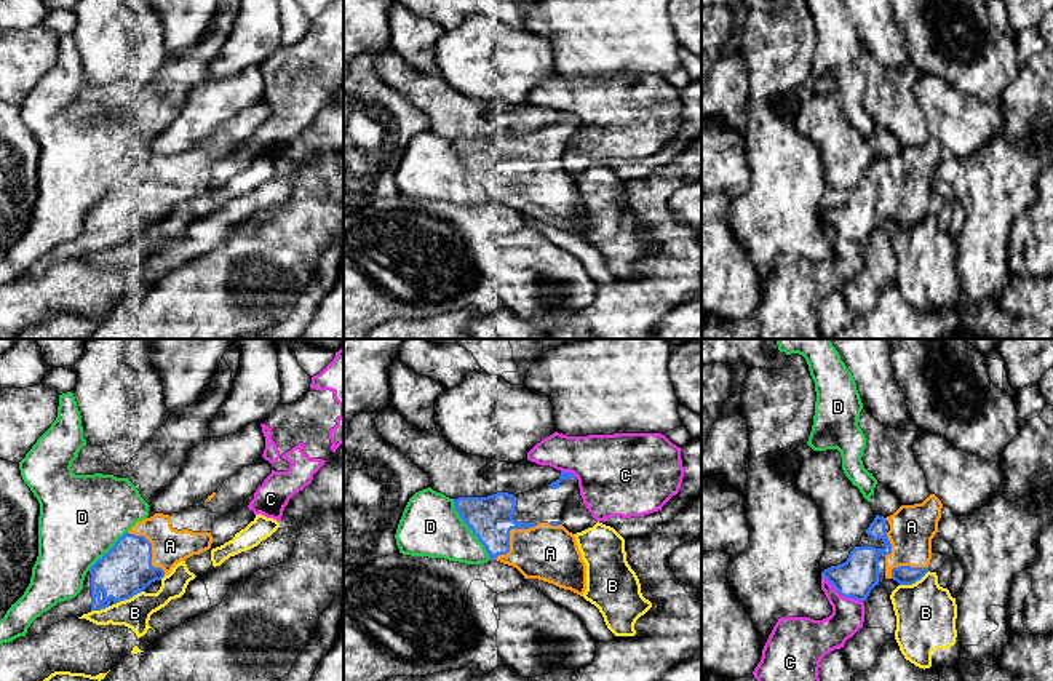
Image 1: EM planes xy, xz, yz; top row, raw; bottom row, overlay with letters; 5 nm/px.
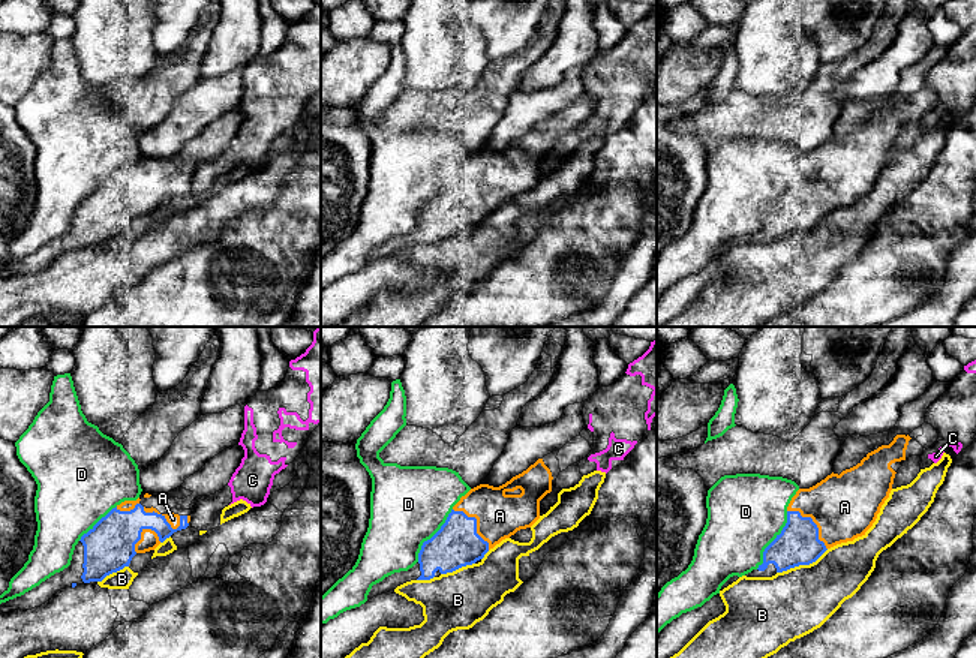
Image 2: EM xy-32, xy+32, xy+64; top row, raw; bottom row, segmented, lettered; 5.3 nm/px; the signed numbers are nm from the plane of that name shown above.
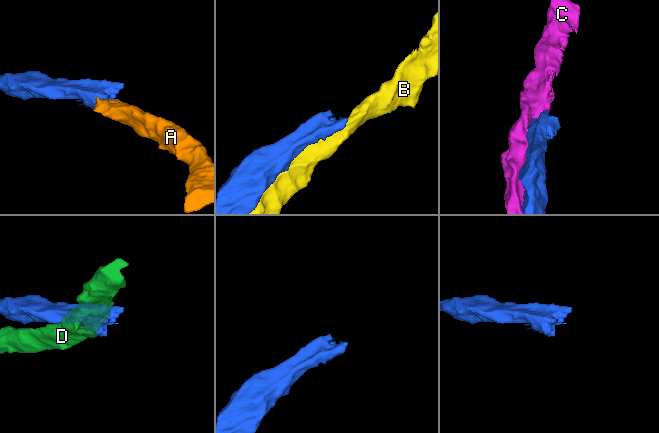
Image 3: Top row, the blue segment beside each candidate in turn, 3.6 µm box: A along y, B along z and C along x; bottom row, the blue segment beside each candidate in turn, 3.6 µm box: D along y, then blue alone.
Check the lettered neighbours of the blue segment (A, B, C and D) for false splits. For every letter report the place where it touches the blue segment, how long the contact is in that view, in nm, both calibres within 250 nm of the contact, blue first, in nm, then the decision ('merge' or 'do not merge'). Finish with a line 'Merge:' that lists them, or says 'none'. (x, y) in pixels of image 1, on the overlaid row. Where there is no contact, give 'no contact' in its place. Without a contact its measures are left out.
A: meets blue in xz at (508, 534); contact 280 nm long; 220 nm thick on the blue side, 280 nm on the other; merge
B: meets blue in xy at (128, 598); contact 170 nm long; 260 nm thick on the blue side, 160 nm on the other; do not merge
C: meets blue in yz at (841, 595); contact 260 nm long; 200 nm thick on the blue side, 190 nm on the other; do not merge
D: meets blue in xz at (470, 528); contact 360 nm long; 220 nm thick on the blue side, 300 nm on the other; do not merge
Merge: A

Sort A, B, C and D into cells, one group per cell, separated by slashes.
A / B / C / D

